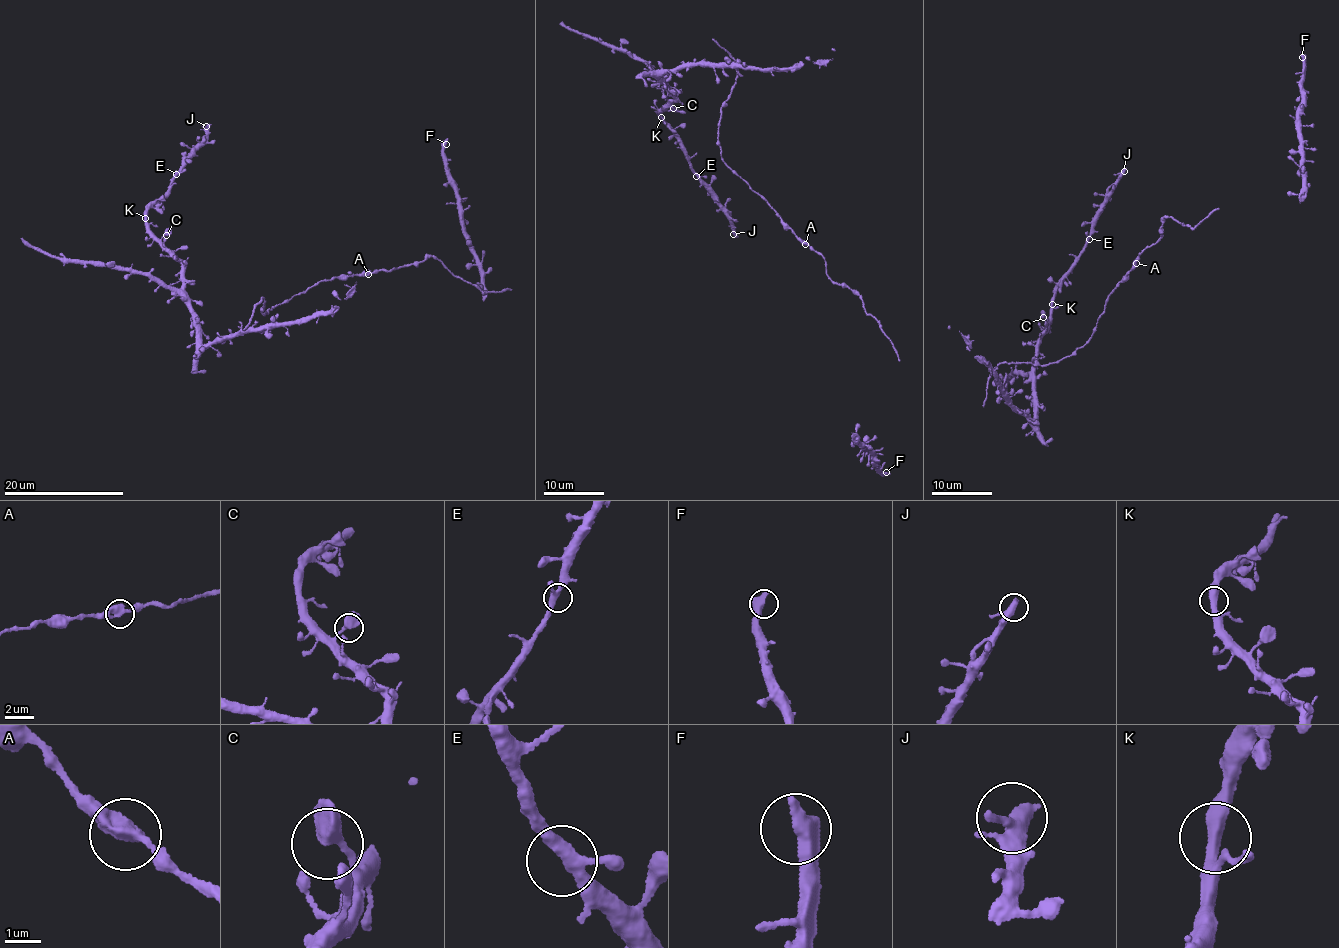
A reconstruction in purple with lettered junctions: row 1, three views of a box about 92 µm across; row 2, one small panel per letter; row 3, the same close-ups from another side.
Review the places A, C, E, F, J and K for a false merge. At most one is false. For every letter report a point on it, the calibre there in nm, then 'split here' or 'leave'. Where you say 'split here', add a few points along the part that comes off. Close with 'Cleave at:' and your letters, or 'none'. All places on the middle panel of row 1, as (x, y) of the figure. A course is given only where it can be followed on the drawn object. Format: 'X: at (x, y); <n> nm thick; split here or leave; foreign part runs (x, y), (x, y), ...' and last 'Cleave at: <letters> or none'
A: at (805, 244); 420 nm thick; leave
C: at (673, 108); 600 nm thick; leave
E: at (696, 176); 340 nm thick; leave
F: at (886, 472); 650 nm thick; leave
J: at (733, 234); 400 nm thick; leave
K: at (661, 117); 420 nm thick; leave
Cleave at: none

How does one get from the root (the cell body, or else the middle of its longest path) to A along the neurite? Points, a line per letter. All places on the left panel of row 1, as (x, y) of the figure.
A: (293, 296), (319, 281), (369, 274)

